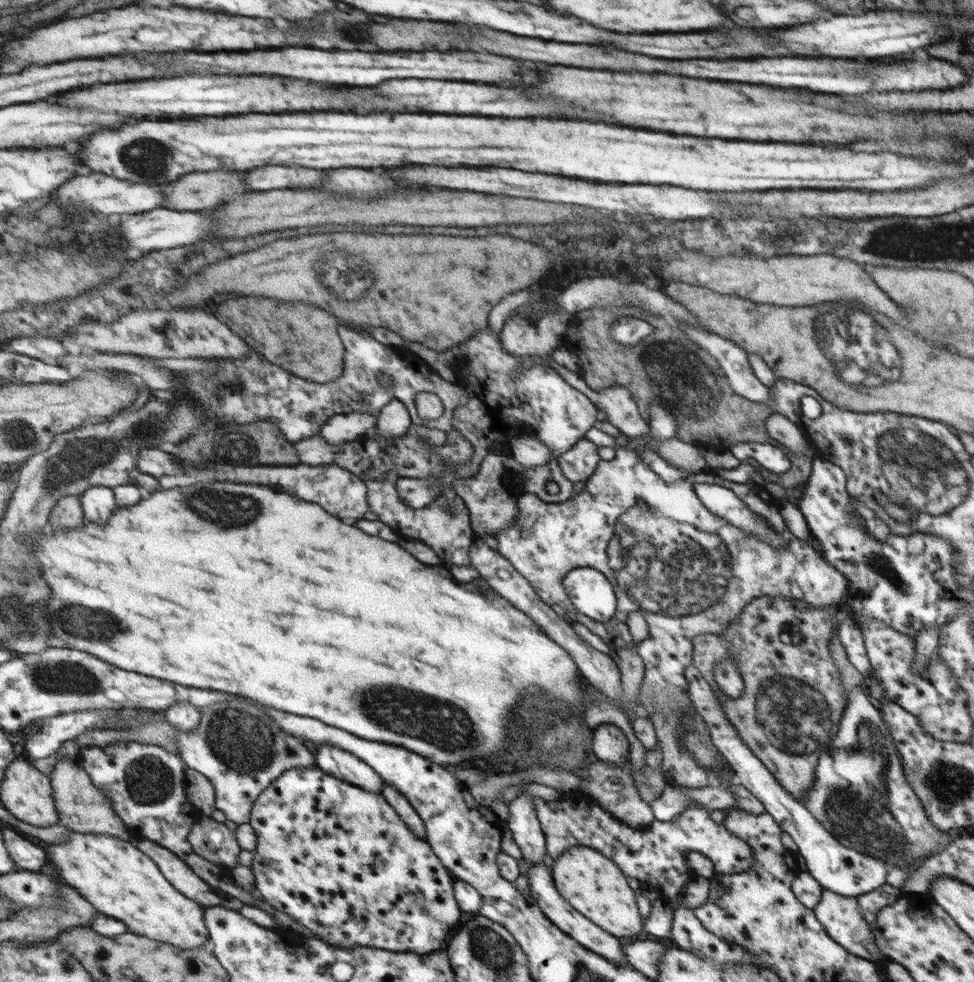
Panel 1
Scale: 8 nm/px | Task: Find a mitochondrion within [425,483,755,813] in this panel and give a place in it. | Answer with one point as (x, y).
(675, 572)

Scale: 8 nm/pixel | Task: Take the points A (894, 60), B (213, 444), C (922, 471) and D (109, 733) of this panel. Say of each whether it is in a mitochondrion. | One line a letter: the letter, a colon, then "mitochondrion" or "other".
A: other
B: mitochondrion
C: mitochondrion
D: other

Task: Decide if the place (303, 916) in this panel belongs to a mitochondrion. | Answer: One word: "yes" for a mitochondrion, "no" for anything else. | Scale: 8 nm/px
no

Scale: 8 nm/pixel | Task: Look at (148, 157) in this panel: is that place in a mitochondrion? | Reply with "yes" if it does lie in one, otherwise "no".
yes

